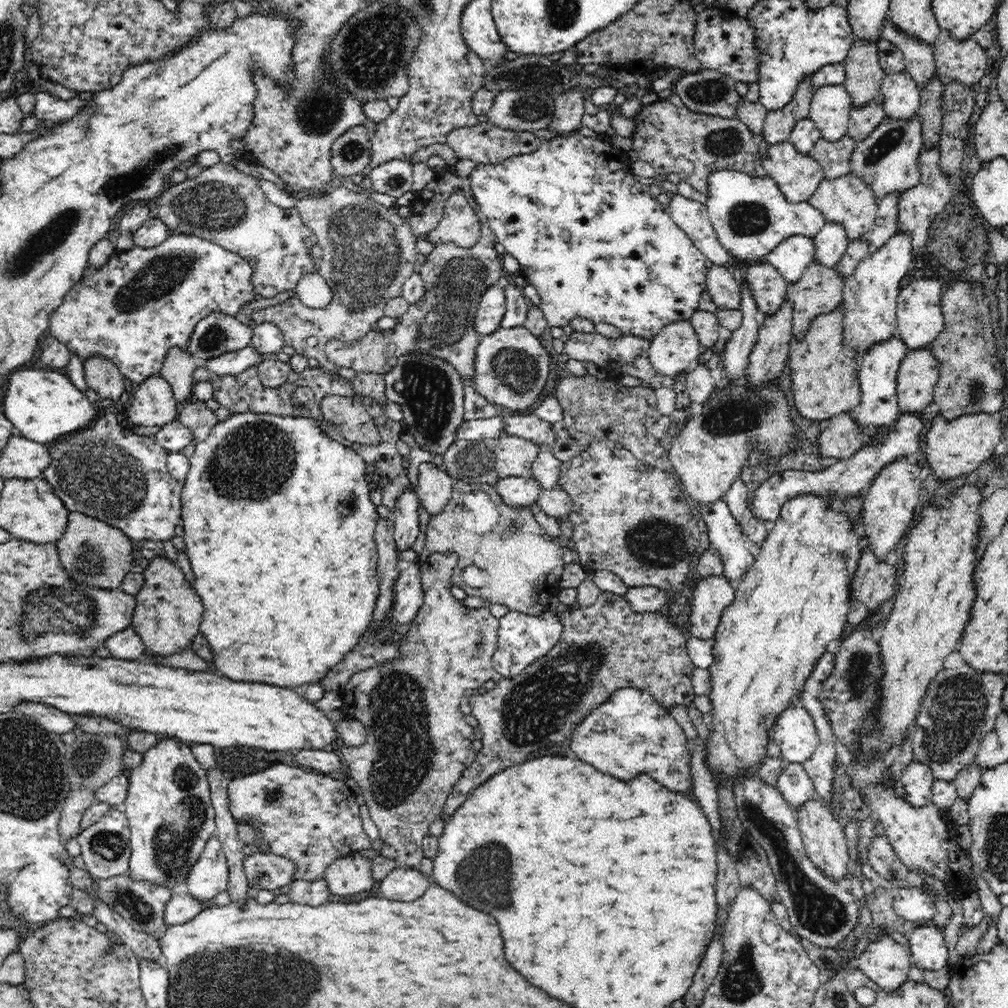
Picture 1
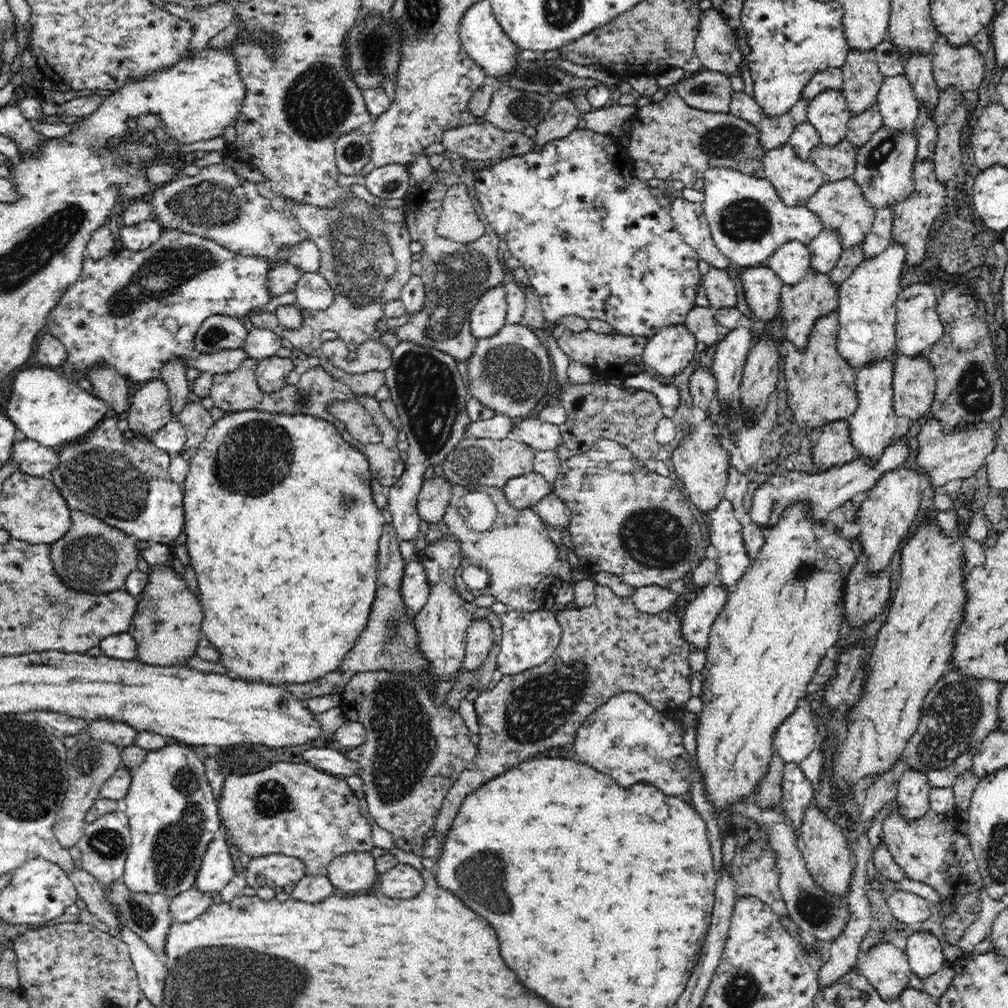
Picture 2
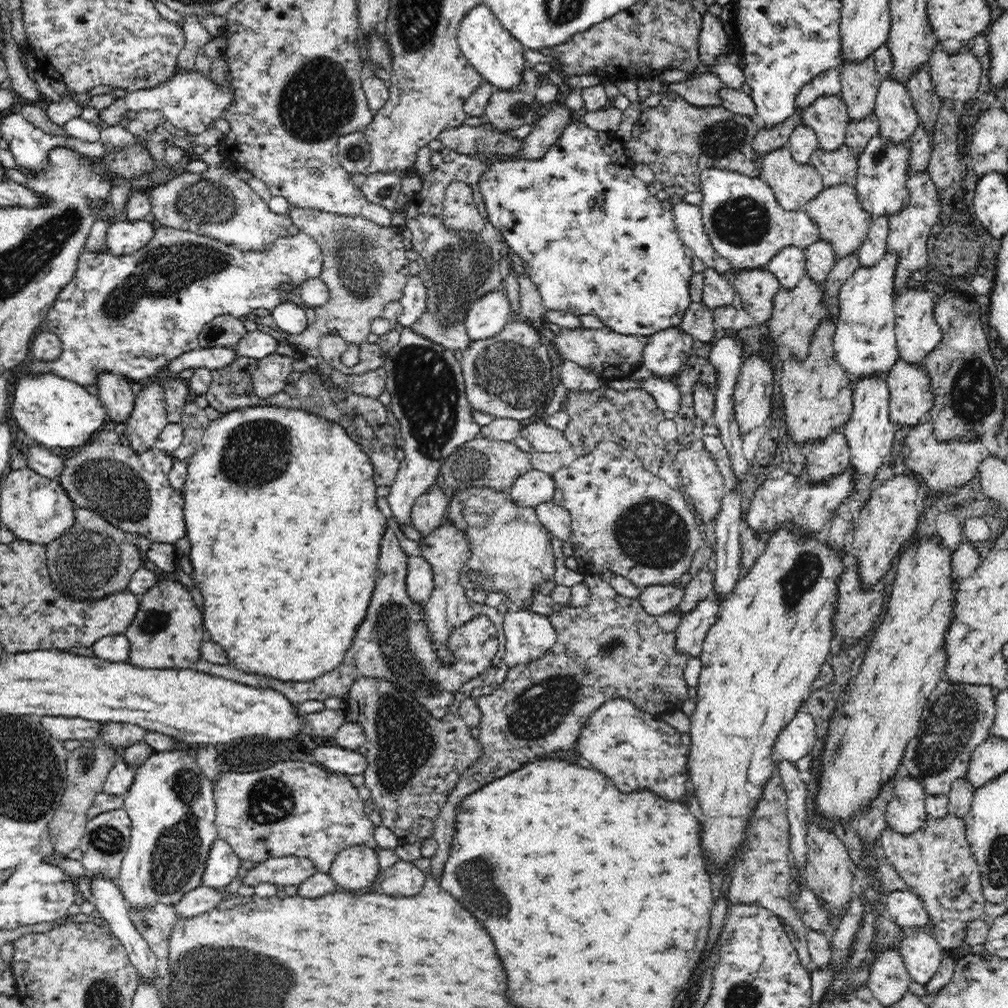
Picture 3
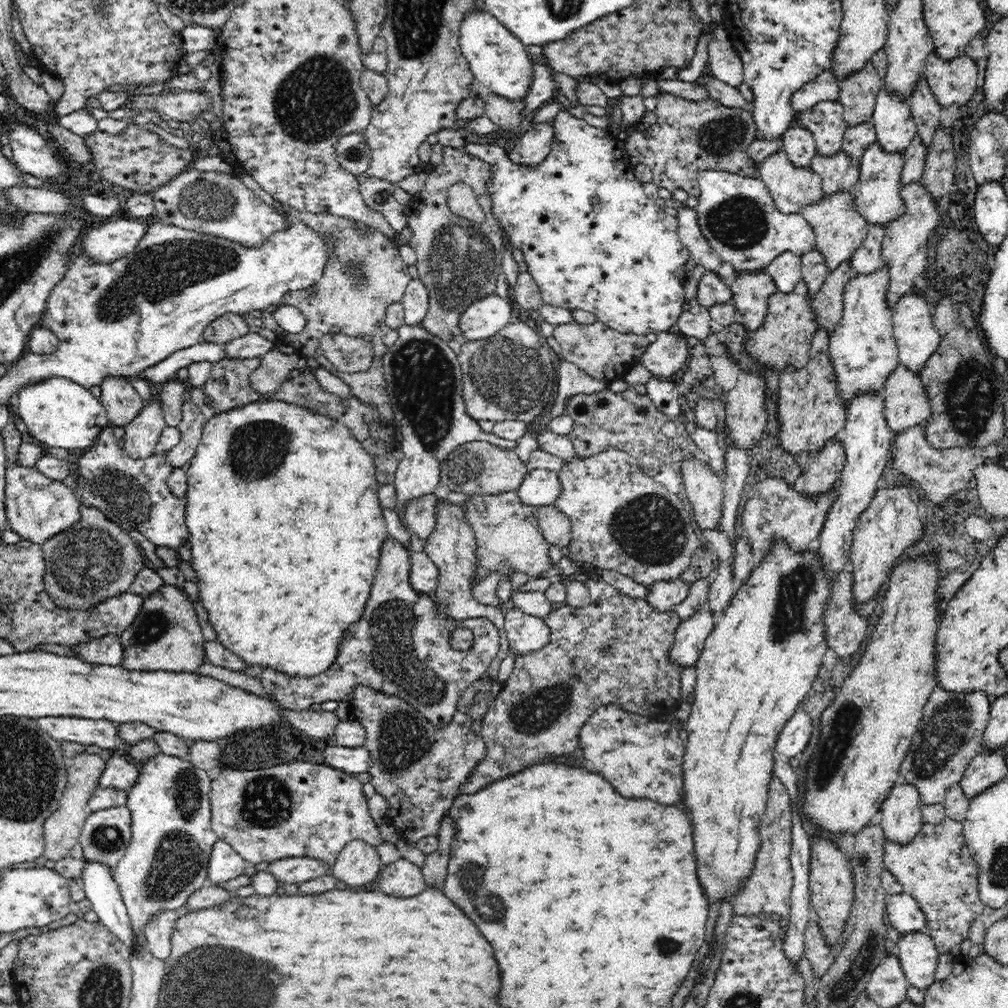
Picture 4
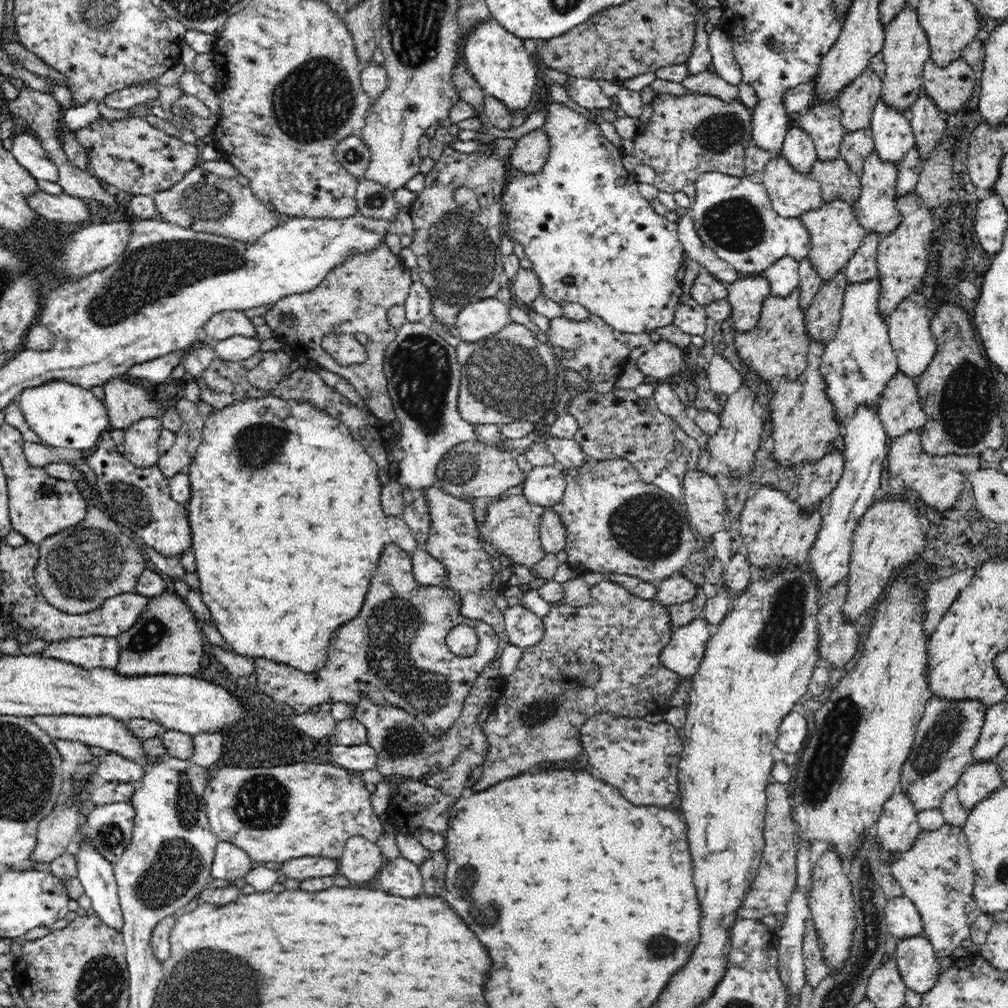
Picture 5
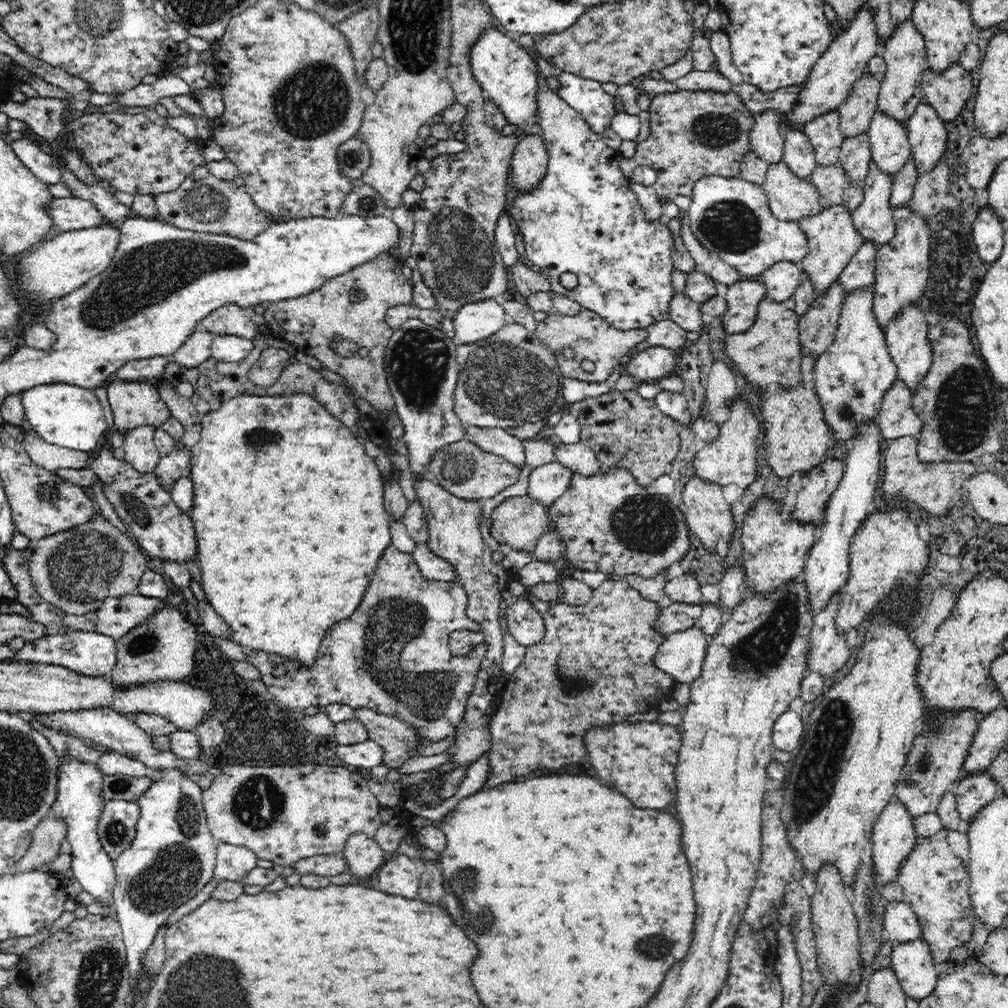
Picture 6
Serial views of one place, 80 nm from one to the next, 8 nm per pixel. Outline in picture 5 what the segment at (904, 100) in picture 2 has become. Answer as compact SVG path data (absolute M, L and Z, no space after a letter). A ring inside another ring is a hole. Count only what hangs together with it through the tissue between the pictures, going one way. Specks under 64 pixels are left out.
M884 101L875 104L871 125L873 148L878 158L894 165L915 145L914 133L907 113L896 112Z

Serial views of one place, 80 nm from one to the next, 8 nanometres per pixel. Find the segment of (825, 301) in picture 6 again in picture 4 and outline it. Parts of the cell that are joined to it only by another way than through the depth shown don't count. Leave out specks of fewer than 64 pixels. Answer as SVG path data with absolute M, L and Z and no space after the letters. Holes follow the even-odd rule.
M846 261L831 270L826 277L824 284L812 300L812 311L816 313L818 328L824 327L831 334L840 322L843 315L843 288L853 276L850 262Z

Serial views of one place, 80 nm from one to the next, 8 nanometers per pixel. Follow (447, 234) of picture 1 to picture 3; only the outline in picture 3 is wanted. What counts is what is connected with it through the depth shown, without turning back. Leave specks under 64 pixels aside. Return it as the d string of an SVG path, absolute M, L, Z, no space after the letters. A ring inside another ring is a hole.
M451 182L443 200L443 225L448 230L481 231L488 220L474 200L473 190L465 183Z

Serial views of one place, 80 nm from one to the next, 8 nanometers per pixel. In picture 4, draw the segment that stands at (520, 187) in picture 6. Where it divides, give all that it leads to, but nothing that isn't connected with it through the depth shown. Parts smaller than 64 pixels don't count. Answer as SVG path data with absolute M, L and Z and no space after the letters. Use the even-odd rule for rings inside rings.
M552 120L542 124L527 124L519 142L508 151L508 158L516 164L533 167L540 164L551 151L553 142Z

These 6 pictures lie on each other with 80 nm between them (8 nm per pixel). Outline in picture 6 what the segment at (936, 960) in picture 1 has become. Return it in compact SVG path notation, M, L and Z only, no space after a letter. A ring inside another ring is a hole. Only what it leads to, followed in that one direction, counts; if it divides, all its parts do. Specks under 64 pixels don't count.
M923 938L895 944L890 968L906 994L920 1002L935 990L940 968L934 965L929 945Z

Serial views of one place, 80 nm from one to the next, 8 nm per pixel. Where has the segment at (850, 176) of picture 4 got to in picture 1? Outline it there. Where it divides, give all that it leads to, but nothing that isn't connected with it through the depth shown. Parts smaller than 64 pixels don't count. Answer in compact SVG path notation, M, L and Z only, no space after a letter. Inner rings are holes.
M846 133L834 142L820 137L819 141L810 149L810 157L816 159L828 180L851 174L850 159L855 147L855 140Z

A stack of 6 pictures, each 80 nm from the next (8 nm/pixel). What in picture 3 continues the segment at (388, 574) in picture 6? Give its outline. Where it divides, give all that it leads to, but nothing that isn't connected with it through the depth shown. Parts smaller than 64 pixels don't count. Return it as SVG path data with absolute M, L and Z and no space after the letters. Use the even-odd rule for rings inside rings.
M388 526L381 540L378 570L376 573L375 590L368 606L366 620L360 623L356 628L356 634L352 638L352 646L349 646L344 660L332 671L326 672L310 680L310 682L294 682L266 676L265 686L284 694L288 702L297 706L306 702L306 700L321 700L332 696L345 699L348 696L351 684L360 677L378 677L386 679L392 683L393 688L403 691L409 696L416 697L418 704L424 707L432 717L443 719L448 714L449 706L453 703L455 692L474 677L483 676L488 668L491 668L491 662L500 649L498 631L495 624L486 616L478 615L472 621L462 623L461 626L452 628L449 632L448 649L452 651L453 662L444 663L439 654L438 647L434 646L434 640L431 638L430 627L427 626L426 618L423 617L423 605L415 604L410 599L406 591L406 575L408 556L402 551L402 546L394 533L395 527Z

